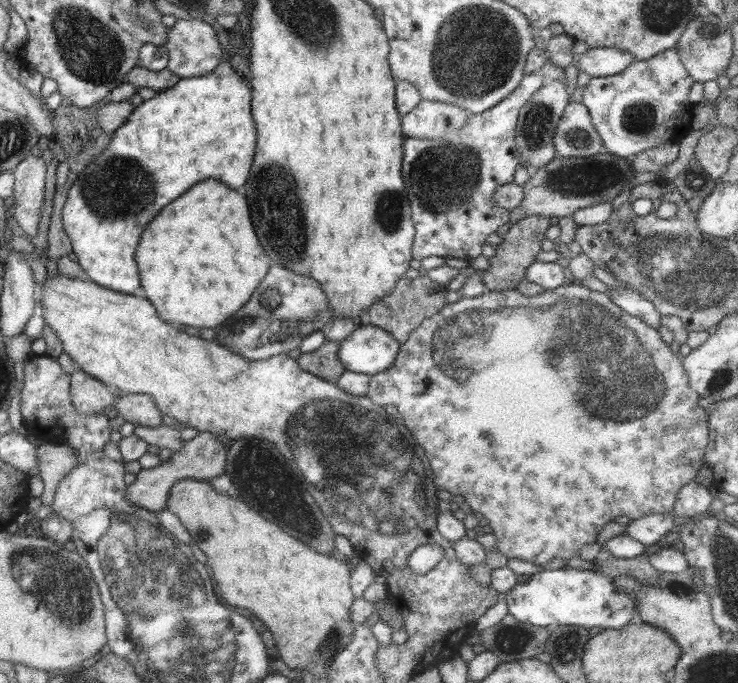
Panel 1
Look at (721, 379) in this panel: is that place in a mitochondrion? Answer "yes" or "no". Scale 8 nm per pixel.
yes

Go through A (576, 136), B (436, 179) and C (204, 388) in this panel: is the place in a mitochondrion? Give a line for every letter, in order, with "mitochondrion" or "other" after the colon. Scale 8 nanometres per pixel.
A: mitochondrion
B: mitochondrion
C: other

